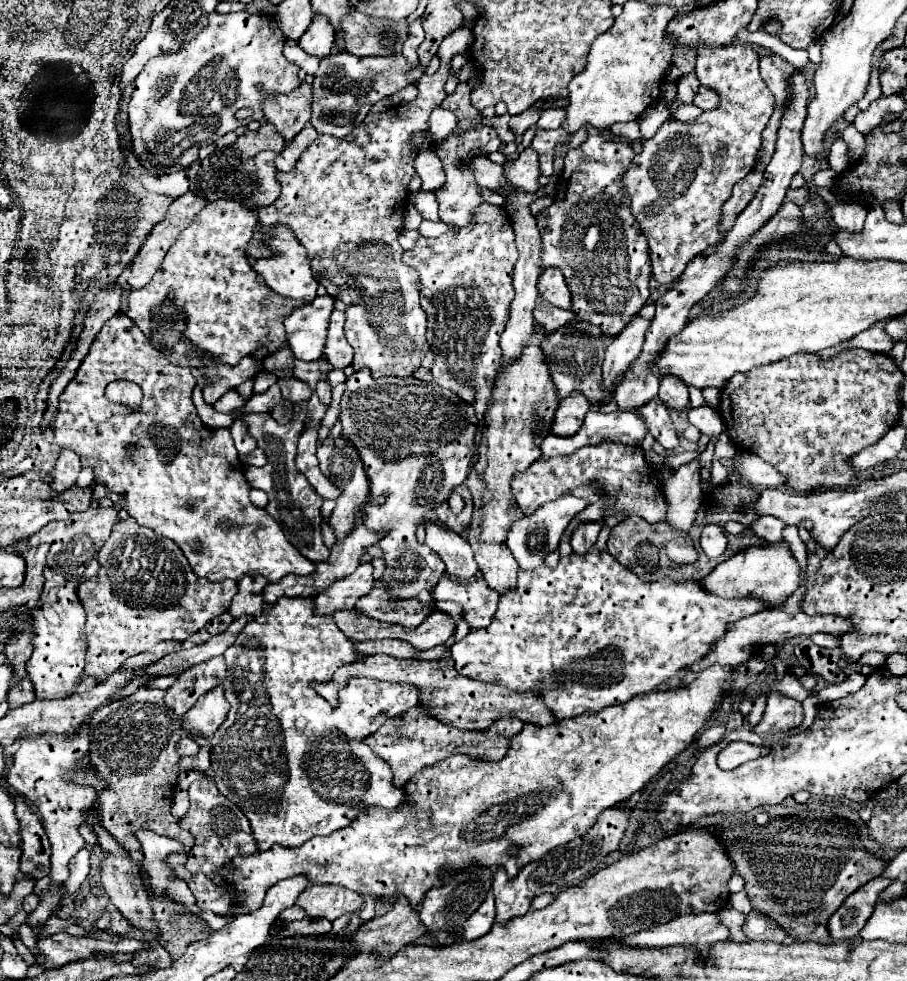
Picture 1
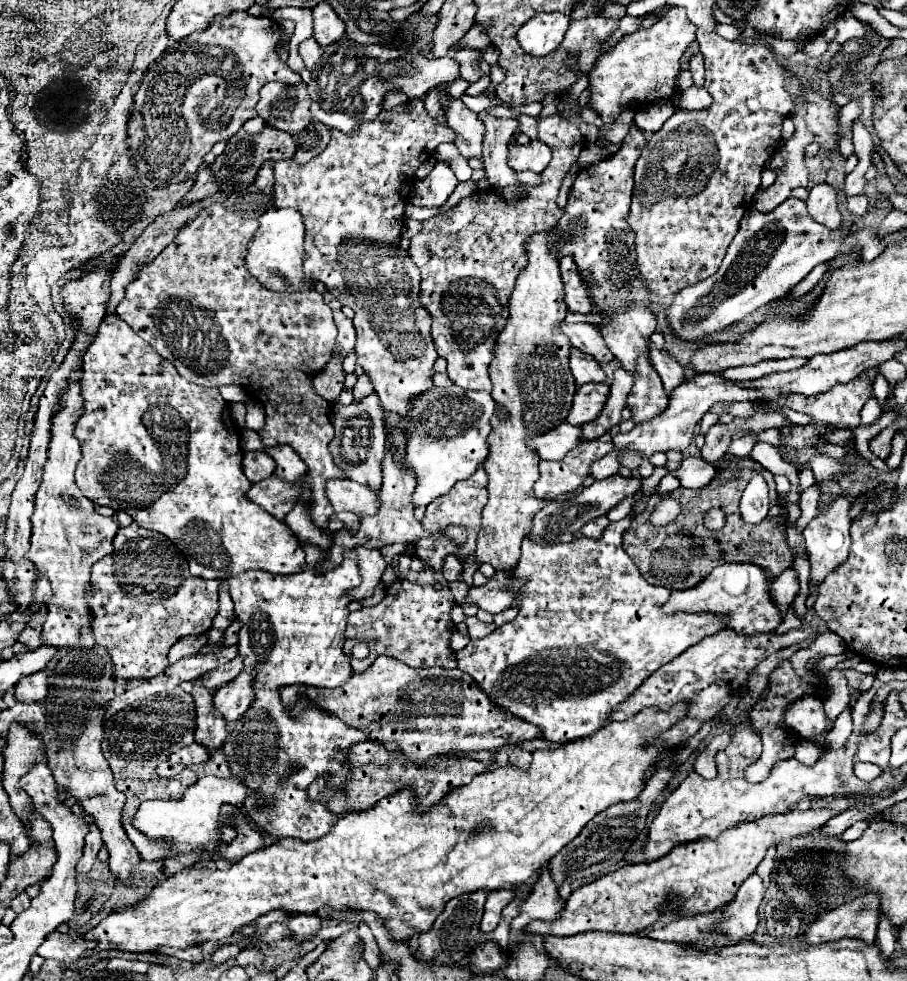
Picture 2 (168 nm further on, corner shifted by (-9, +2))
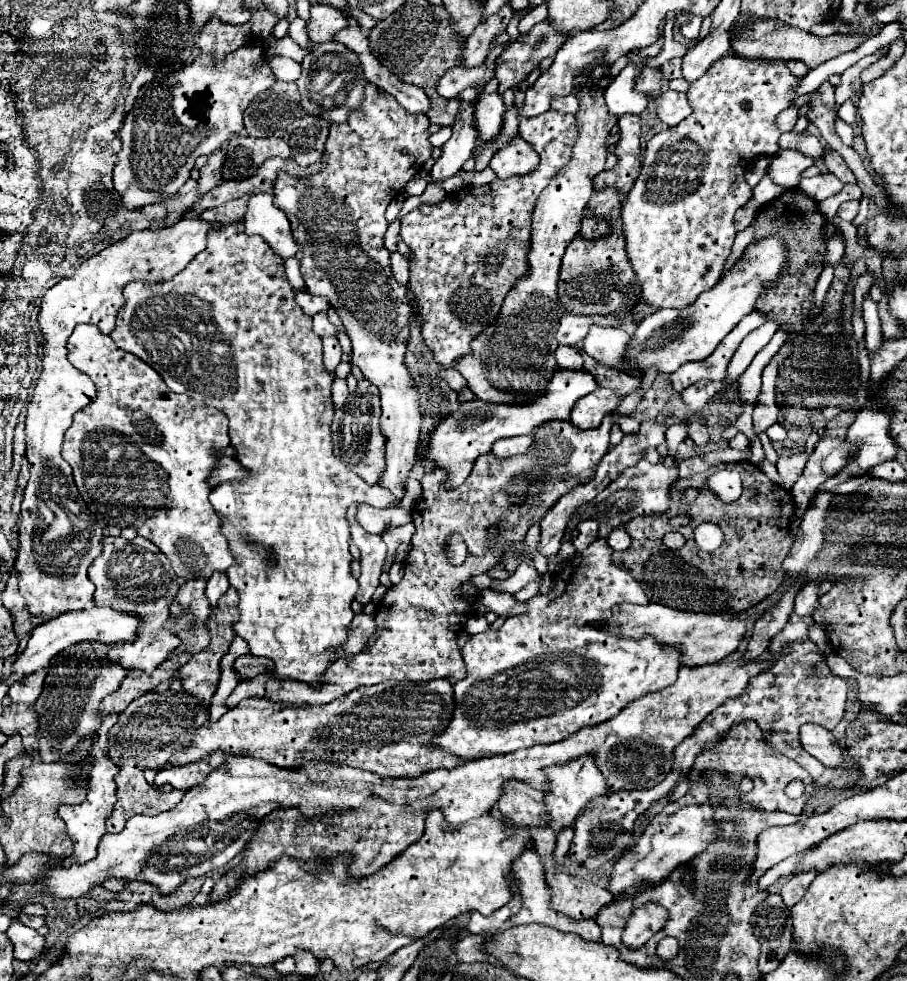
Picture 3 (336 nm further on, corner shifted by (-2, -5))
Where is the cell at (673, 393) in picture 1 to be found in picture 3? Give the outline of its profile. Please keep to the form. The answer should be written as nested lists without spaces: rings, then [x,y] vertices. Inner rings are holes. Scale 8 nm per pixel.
[[[597,327],[589,331],[589,335],[583,339],[581,349],[585,349],[591,357],[595,357],[599,363],[605,363],[609,367],[619,367],[625,362],[625,352],[629,349],[631,335],[627,335],[621,327],[603,329]]]

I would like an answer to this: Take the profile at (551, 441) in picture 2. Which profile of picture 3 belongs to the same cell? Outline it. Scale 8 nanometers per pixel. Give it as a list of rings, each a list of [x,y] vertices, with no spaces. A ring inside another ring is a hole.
[[[523,435],[523,437],[511,437],[511,439],[501,439],[493,445],[493,455],[497,457],[513,457],[513,455],[523,455],[529,451],[529,447],[533,445],[533,437],[531,435]]]

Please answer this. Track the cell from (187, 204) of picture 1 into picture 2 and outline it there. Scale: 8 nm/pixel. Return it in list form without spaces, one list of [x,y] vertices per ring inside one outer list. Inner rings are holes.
[[[202,168],[196,174],[196,182],[190,188],[190,192],[186,194],[186,198],[182,200],[182,204],[192,204],[194,200],[202,200],[202,198],[212,196],[216,192],[218,192],[218,184],[216,184],[216,180],[212,176],[212,170],[210,168]]]

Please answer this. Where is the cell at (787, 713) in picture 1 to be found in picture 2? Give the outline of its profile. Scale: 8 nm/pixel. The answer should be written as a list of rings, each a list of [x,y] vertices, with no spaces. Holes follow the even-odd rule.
[[[804,696],[788,706],[786,724],[804,738],[816,738],[834,728],[834,722],[828,722],[822,700],[818,700],[816,696]]]

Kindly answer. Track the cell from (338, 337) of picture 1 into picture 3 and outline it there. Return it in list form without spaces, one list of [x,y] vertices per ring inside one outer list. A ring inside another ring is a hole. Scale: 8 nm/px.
[[[317,313],[317,315],[313,317],[313,331],[315,331],[317,335],[325,337],[325,335],[337,335],[339,329],[327,319],[327,313]]]

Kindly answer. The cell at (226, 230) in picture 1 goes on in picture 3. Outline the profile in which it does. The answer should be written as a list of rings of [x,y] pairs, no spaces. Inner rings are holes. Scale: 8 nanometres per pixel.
[[[215,223],[209,229],[207,235],[207,247],[201,251],[181,273],[177,273],[173,279],[163,281],[163,283],[147,283],[147,281],[131,281],[123,289],[123,307],[117,313],[117,323],[115,329],[111,331],[113,341],[143,359],[147,365],[151,365],[155,371],[161,373],[163,381],[173,393],[185,393],[185,395],[203,395],[209,405],[219,407],[229,417],[229,439],[231,445],[237,447],[237,461],[249,469],[247,481],[231,481],[231,483],[221,483],[213,489],[211,493],[211,505],[213,509],[223,517],[223,531],[229,537],[229,547],[235,553],[237,563],[227,569],[229,585],[237,589],[239,593],[239,621],[233,623],[233,631],[247,639],[251,655],[263,655],[273,661],[273,675],[281,679],[295,679],[303,681],[309,685],[321,685],[321,677],[325,675],[327,667],[337,659],[337,651],[331,651],[333,647],[341,647],[345,643],[349,623],[353,619],[351,603],[355,599],[355,593],[359,589],[357,579],[351,573],[351,553],[349,553],[349,527],[345,519],[345,511],[351,503],[355,501],[367,501],[367,503],[377,503],[377,507],[387,507],[391,503],[391,493],[383,489],[381,485],[367,485],[359,475],[351,473],[347,465],[343,465],[331,451],[331,419],[333,419],[333,401],[331,401],[331,377],[323,367],[323,347],[321,347],[321,337],[313,333],[313,317],[305,315],[301,307],[295,303],[295,293],[289,287],[289,281],[285,277],[285,265],[281,257],[275,257],[271,253],[271,247],[261,239],[261,237],[249,237],[245,233],[243,223],[233,223],[233,225],[219,225]],[[267,553],[273,553],[277,557],[277,567],[267,567],[265,557]]]

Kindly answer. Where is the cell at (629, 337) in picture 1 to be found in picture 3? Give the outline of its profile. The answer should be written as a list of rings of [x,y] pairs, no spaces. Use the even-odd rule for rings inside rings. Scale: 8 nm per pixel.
[[[607,413],[603,423],[597,429],[589,429],[589,431],[577,429],[569,421],[559,421],[559,419],[549,421],[547,425],[539,427],[533,433],[535,443],[531,445],[531,449],[525,455],[515,455],[509,459],[495,457],[493,453],[481,455],[473,465],[471,475],[467,477],[467,481],[463,485],[459,485],[459,489],[439,489],[439,473],[433,473],[431,477],[423,477],[423,481],[421,481],[423,495],[417,501],[417,505],[413,507],[413,523],[415,523],[417,531],[411,539],[411,551],[409,551],[407,559],[403,561],[405,575],[397,585],[389,587],[379,609],[375,611],[375,625],[377,625],[375,633],[381,633],[381,635],[373,635],[371,641],[365,645],[365,651],[345,657],[349,661],[343,661],[343,657],[337,659],[331,665],[331,669],[327,669],[321,687],[313,687],[309,683],[299,683],[299,681],[287,681],[287,679],[283,681],[283,679],[269,677],[267,673],[261,673],[253,679],[239,681],[237,687],[233,689],[233,693],[225,699],[225,705],[229,709],[233,709],[245,697],[271,697],[275,701],[283,701],[285,705],[305,705],[305,703],[307,705],[323,705],[323,703],[331,703],[333,699],[337,699],[345,693],[351,693],[353,689],[357,689],[361,685],[375,685],[375,683],[383,683],[387,679],[429,681],[429,679],[443,677],[451,683],[459,681],[459,677],[463,677],[463,659],[461,659],[461,649],[455,645],[455,633],[459,629],[463,629],[467,617],[475,615],[475,611],[477,611],[473,601],[475,601],[475,595],[479,589],[471,583],[471,577],[479,575],[479,573],[487,573],[487,569],[499,565],[499,557],[503,557],[503,549],[507,549],[507,545],[515,545],[515,541],[523,541],[527,529],[533,523],[539,523],[543,513],[547,513],[547,509],[563,493],[567,493],[567,489],[571,489],[571,485],[579,485],[579,481],[587,481],[587,477],[595,475],[595,469],[597,469],[603,453],[607,453],[607,449],[609,449],[611,425],[613,425],[613,413]],[[495,521],[499,521],[499,525],[503,525],[503,541],[499,541],[499,545],[495,545],[495,549],[487,549],[485,531],[487,531],[487,525],[495,525]],[[451,533],[461,533],[467,543],[467,559],[459,567],[451,565],[443,553],[443,543]]]

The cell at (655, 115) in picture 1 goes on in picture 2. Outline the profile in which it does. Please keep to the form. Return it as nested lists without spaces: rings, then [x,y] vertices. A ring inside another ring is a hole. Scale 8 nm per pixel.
[[[662,100],[662,102],[654,102],[650,106],[644,106],[636,112],[634,122],[636,126],[646,132],[646,134],[654,134],[658,128],[664,126],[664,122],[676,112],[674,104],[670,100]]]

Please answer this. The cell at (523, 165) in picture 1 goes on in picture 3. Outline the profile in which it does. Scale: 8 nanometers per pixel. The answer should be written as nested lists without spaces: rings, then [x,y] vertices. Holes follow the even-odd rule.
[[[515,137],[507,145],[503,145],[489,163],[489,167],[499,175],[499,179],[527,175],[537,165],[539,165],[539,155],[521,137]]]

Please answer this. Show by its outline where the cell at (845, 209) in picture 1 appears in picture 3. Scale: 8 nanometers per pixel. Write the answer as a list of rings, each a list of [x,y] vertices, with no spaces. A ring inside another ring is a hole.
[[[845,201],[845,203],[841,203],[841,207],[837,211],[837,215],[843,221],[853,221],[857,213],[859,213],[859,201]]]

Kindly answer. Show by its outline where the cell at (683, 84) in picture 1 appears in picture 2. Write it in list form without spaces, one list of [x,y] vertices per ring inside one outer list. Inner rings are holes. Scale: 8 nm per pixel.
[[[700,52],[690,58],[690,72],[694,76],[694,84],[702,86],[704,84],[704,58]]]

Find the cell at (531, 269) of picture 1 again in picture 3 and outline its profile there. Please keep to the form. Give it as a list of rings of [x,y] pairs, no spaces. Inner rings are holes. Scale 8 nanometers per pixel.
[[[481,93],[477,101],[475,101],[475,127],[479,133],[479,143],[487,145],[493,143],[503,127],[503,113],[505,113],[505,105],[503,105],[503,97],[499,97],[497,93],[487,95]]]

